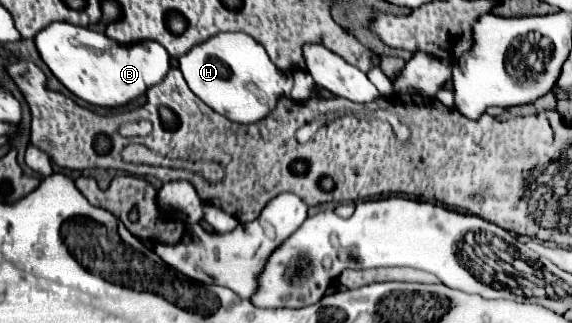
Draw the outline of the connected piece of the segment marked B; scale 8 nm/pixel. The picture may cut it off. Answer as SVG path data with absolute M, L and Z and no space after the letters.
M55 21L35 37L37 51L51 73L79 99L97 107L123 107L145 95L149 87L157 85L169 73L169 53L153 41L121 45L105 33L87 27Z

